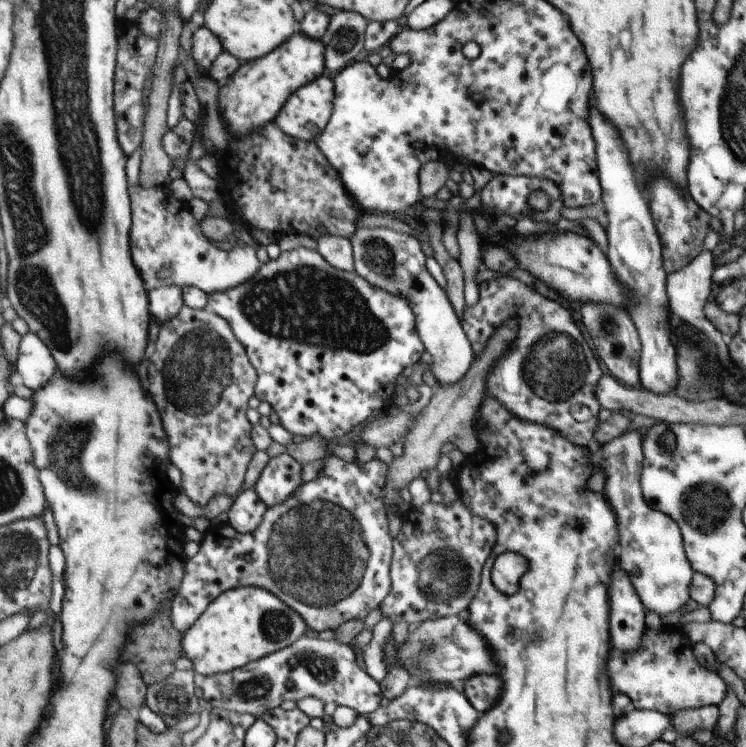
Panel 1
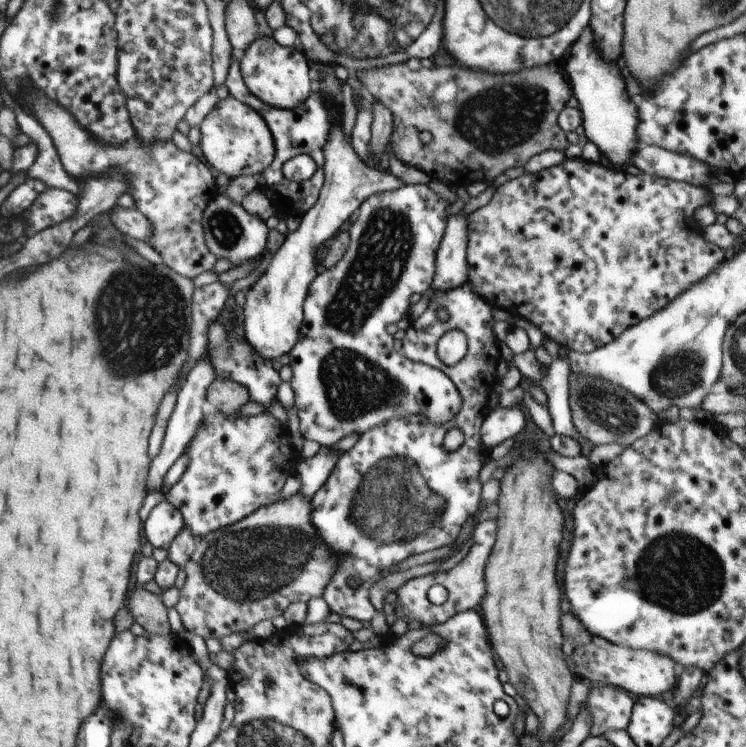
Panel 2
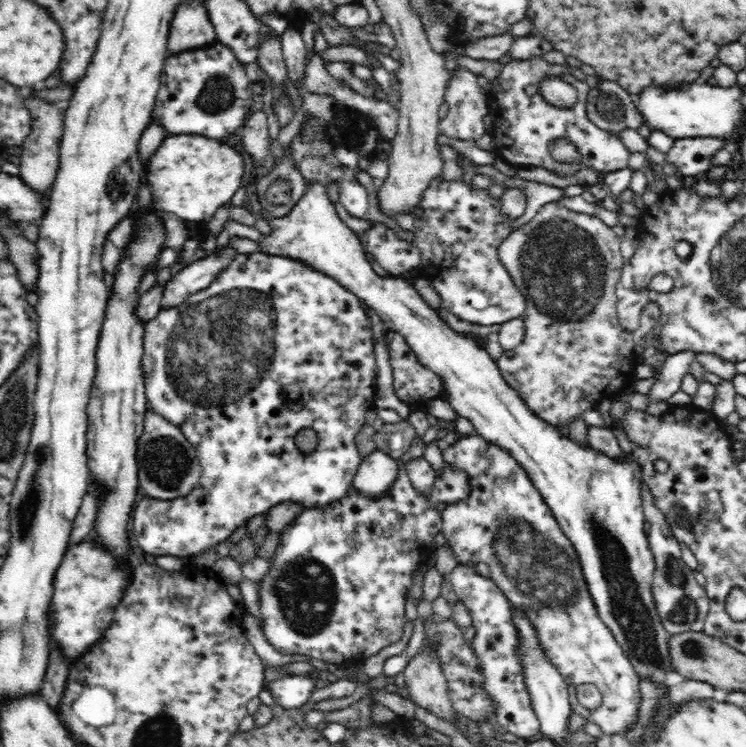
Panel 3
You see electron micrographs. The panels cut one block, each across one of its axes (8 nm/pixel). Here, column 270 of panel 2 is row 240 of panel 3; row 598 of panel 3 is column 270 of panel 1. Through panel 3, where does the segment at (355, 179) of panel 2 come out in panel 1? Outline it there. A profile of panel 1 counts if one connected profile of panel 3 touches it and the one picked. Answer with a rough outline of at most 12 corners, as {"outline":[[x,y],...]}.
{"outline":[[229,589],[183,634],[197,677],[299,640],[302,616],[266,589]]}

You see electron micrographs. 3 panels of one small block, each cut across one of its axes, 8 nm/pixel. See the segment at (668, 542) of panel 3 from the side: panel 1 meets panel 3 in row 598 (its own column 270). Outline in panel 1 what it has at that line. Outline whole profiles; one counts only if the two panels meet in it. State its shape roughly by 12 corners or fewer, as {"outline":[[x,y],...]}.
{"outline":[[303,635],[198,678],[213,708],[259,718],[315,697],[370,714],[378,682],[350,645]]}

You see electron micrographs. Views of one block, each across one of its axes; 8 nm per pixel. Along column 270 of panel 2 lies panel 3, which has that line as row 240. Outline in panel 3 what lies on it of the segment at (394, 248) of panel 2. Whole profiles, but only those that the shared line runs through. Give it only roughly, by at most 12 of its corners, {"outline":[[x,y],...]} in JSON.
{"outline":[[378,222],[360,234],[381,273],[419,268],[420,249]]}

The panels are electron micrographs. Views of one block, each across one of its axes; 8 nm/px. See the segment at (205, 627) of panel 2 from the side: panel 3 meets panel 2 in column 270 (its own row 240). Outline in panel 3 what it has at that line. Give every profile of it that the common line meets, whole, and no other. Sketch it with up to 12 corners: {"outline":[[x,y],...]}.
{"outline":[[551,202],[498,250],[498,368],[564,435],[638,380],[612,227]]}

